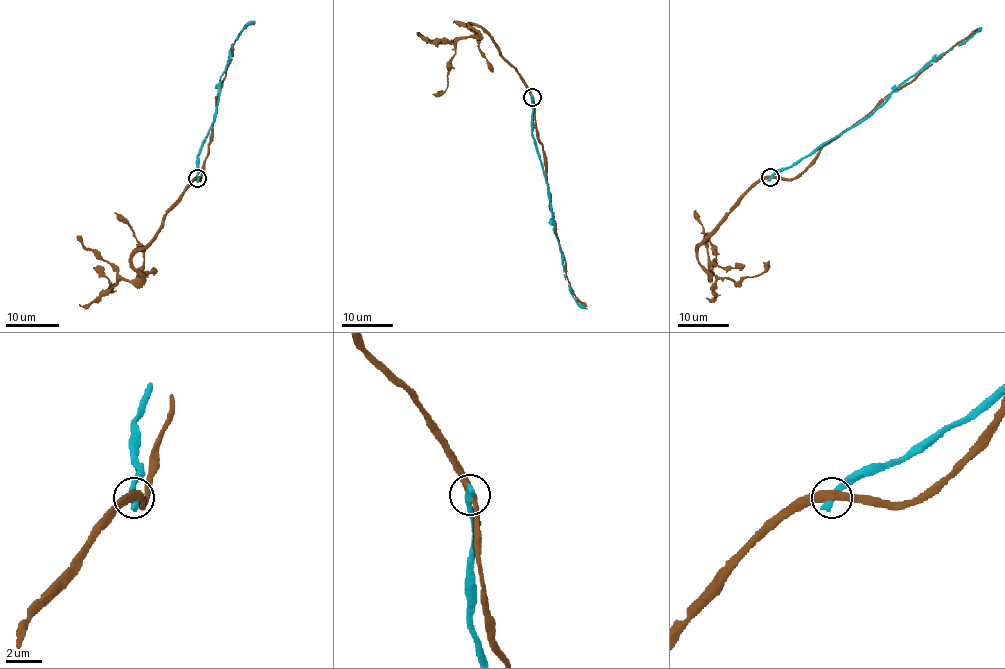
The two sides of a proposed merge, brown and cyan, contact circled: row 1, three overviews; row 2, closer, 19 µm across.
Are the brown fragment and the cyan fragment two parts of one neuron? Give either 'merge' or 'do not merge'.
do not merge

